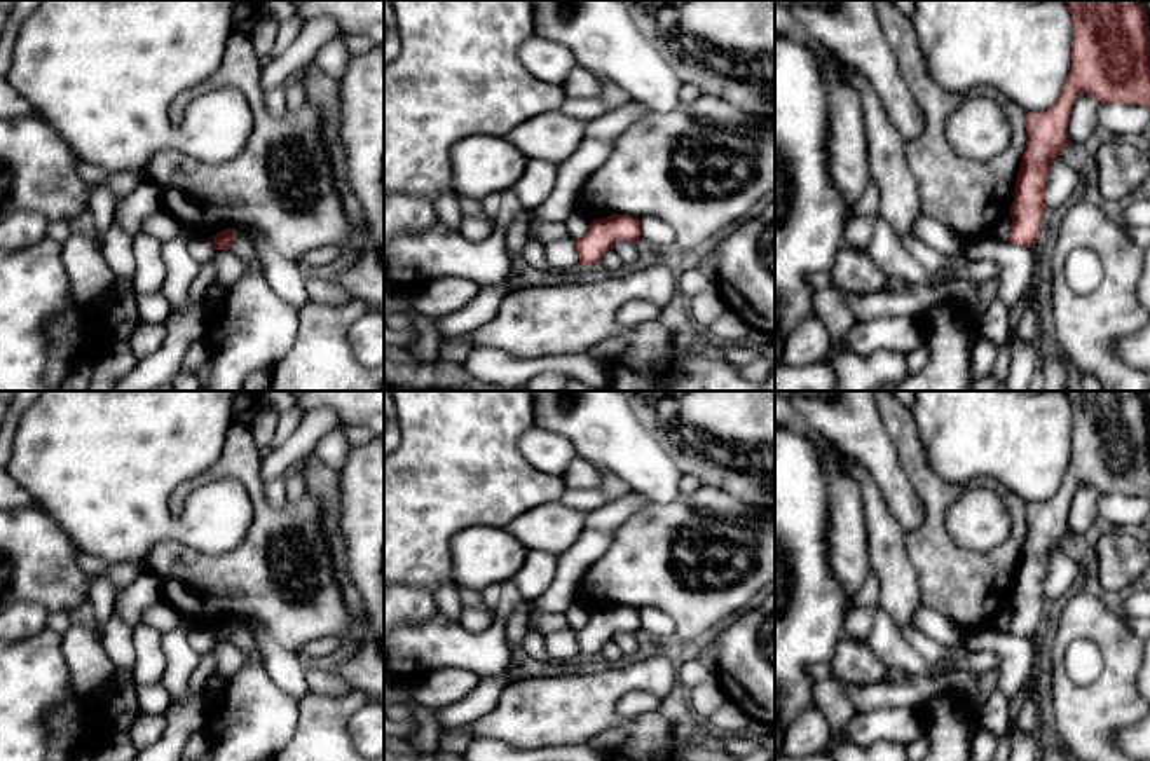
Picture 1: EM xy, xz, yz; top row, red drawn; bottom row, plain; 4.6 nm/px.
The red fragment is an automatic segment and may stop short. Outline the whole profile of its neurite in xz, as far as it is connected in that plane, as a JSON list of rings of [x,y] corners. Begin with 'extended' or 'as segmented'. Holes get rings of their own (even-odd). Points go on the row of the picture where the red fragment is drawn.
as segmented | [[[611,215],[590,223],[588,232],[576,241],[579,264],[600,264],[602,255],[618,241],[637,243],[640,239],[640,220],[628,215]]]

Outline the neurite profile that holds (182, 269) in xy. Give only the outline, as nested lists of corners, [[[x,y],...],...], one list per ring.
[[[181,227],[175,239],[162,244],[166,265],[162,295],[171,305],[171,316],[164,323],[168,328],[166,340],[154,354],[140,360],[113,391],[154,391],[159,386],[171,384],[181,370],[187,349],[195,340],[204,340],[208,316],[213,309],[206,302],[192,304],[188,298],[190,286],[201,271],[187,250],[192,236],[195,236],[194,230]]]

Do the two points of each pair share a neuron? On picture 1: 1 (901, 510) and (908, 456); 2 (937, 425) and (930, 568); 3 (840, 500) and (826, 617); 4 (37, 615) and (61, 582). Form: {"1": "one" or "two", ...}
{"1": "two", "2": "two", "3": "two", "4": "two"}

